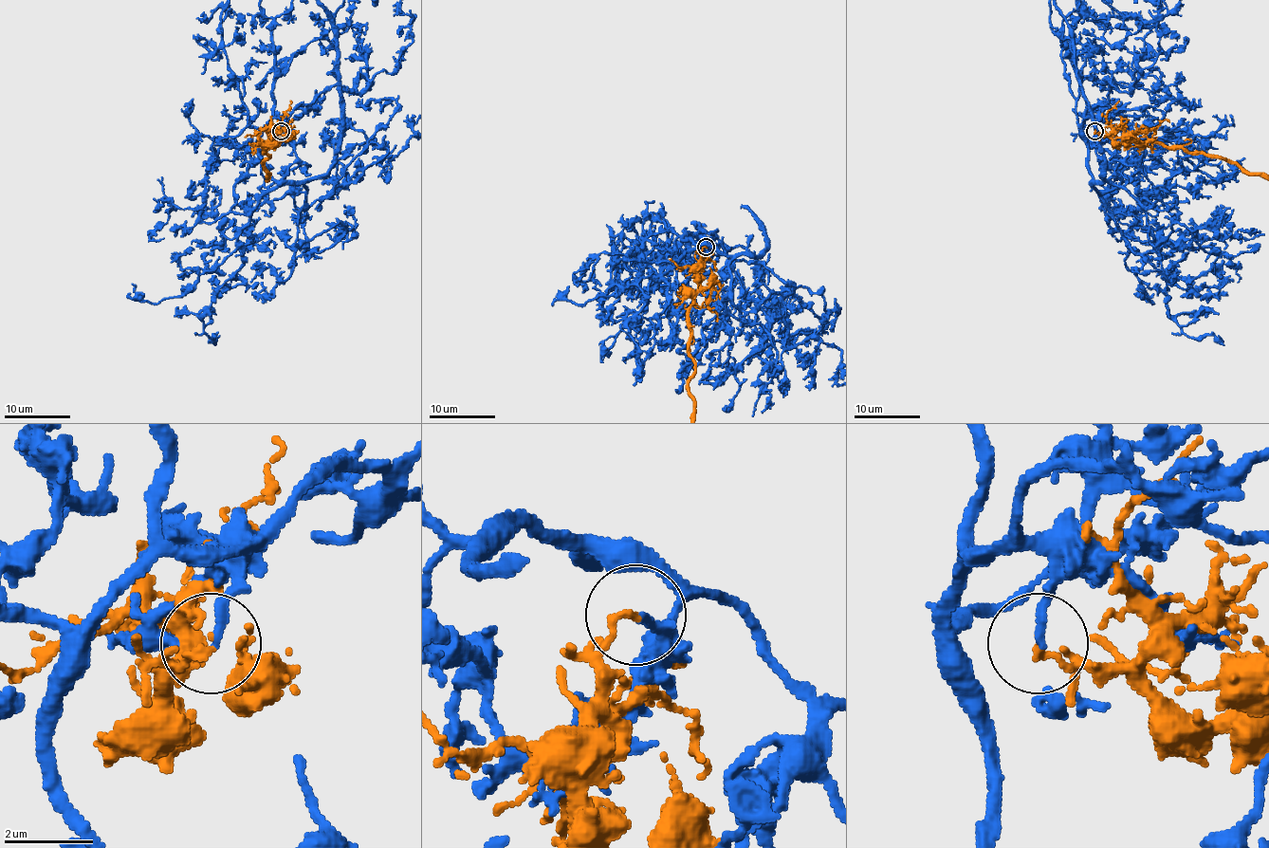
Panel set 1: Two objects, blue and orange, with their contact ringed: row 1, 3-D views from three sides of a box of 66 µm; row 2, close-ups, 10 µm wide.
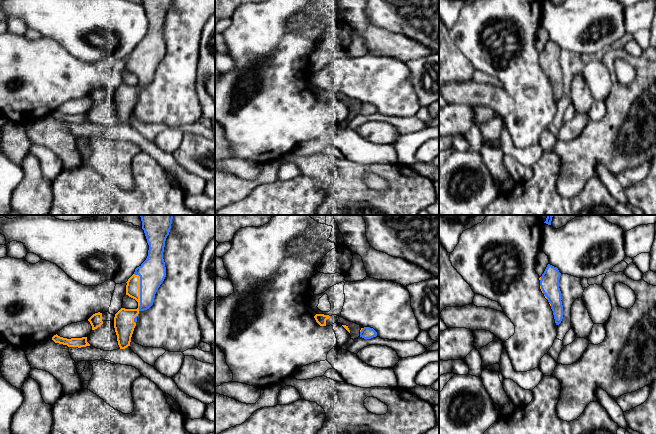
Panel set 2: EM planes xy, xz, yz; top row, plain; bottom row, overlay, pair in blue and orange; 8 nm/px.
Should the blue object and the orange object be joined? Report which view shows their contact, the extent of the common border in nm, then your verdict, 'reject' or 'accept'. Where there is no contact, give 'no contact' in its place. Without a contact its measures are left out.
xy | 300 nm | reject

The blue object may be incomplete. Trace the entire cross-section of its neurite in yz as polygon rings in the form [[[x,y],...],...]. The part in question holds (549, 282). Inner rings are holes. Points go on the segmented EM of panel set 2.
[[[548,264],[540,280],[543,294],[551,304],[556,325],[559,325],[563,319],[563,305],[559,288],[560,276],[558,268]]]

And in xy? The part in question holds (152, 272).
[[[140,215],[140,217],[149,250],[146,260],[135,269],[134,274],[140,276],[139,311],[144,311],[153,305],[155,294],[166,277],[163,252],[173,215]]]

